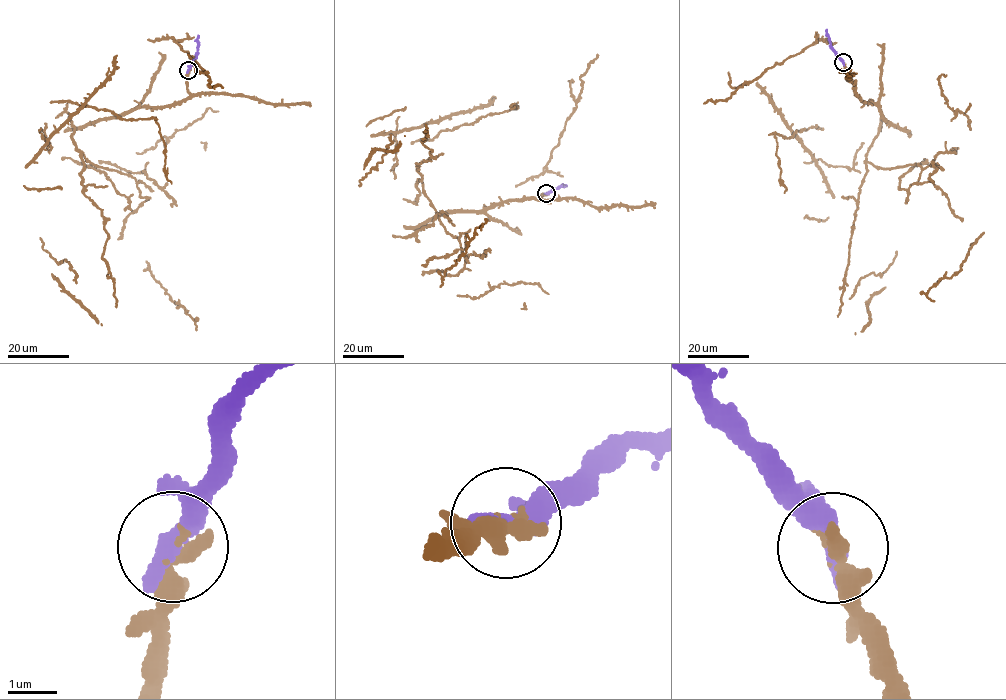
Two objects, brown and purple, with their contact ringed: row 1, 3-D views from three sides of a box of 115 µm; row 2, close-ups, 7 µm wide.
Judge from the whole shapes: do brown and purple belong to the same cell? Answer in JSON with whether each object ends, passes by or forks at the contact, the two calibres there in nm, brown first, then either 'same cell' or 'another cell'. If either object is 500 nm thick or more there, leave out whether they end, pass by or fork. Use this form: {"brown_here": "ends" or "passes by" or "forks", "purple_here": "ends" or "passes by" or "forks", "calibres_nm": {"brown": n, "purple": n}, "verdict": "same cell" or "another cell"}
{"calibres_nm": {"brown": 400, "purple": 550}, "verdict": "same cell"}

